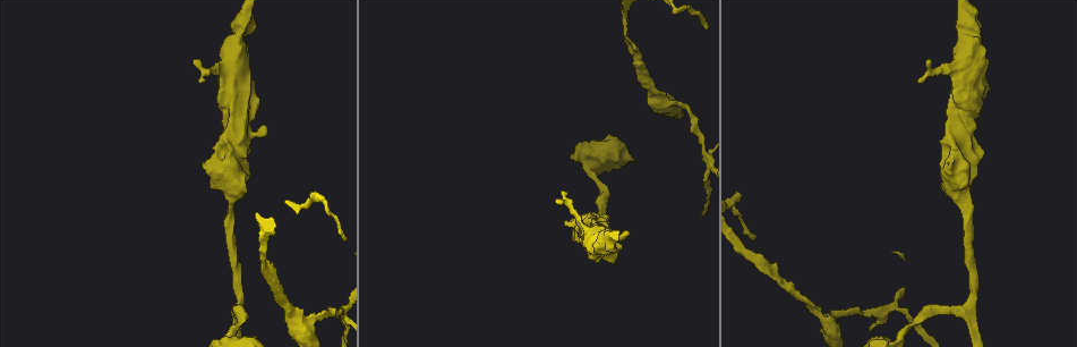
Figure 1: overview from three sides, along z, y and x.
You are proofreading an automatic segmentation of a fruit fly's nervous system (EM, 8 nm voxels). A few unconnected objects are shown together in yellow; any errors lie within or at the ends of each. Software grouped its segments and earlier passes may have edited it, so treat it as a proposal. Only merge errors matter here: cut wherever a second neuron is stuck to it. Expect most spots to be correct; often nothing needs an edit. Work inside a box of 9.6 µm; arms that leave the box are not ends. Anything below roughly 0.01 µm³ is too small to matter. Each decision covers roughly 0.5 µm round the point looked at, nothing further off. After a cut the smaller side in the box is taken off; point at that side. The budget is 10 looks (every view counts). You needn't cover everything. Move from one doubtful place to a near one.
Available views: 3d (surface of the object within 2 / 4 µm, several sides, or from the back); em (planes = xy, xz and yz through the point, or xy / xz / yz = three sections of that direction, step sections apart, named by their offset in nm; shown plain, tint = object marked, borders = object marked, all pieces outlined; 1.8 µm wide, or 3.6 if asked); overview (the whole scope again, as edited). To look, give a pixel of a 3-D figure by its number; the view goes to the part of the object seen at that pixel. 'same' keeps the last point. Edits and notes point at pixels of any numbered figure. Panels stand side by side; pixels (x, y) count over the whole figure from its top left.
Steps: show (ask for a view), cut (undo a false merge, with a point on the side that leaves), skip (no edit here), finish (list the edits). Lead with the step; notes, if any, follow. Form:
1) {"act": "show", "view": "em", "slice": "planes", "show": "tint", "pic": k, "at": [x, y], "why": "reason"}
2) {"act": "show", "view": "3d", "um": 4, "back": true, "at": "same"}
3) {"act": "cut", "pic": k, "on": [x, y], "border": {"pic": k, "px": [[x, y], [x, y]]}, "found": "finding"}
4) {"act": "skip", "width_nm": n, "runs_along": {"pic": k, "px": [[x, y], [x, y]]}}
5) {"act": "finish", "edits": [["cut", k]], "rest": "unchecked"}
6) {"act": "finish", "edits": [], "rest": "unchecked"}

{"act": "show", "view": "3d", "um": 4, "pic": 1, "at": [914, 324], "why": "narrows sharply"}

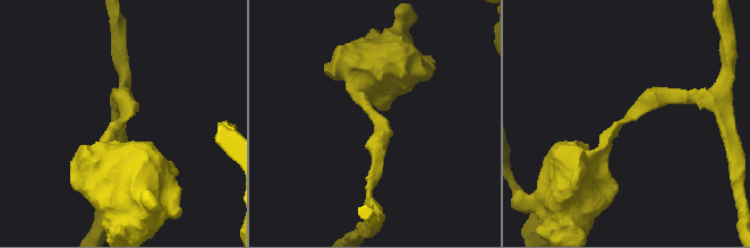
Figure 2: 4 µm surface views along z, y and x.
{"act": "show", "view": "em", "slice": "planes", "show": "tint", "pic": 2, "at": [625, 121], "arm_widths_nm": [180, 280]}

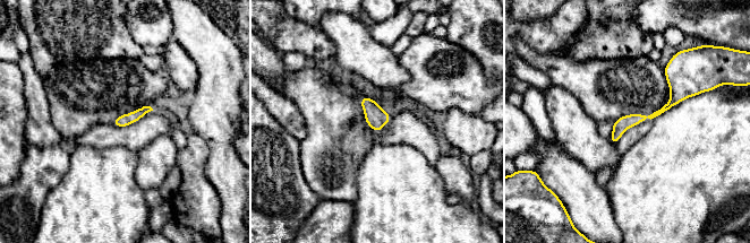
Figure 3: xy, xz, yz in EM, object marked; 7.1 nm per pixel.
{"act": "skip", "runs_along": {"pic": 3, "px": [[689, 87], [613, 138]]}, "found": "one neuron here"}

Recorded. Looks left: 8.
{"act": "show", "view": "em", "slice": "yz", "step": 8, "show": "tint", "pic": 1, "at": [660, 101], "why": "side arm on a straight run"}

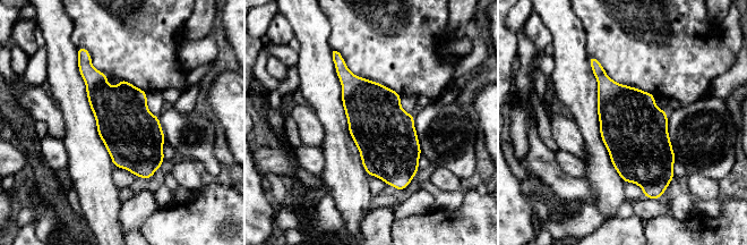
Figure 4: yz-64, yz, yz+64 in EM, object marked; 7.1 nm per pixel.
{"act": "show", "view": "em", "slice": "planes", "show": "tint", "at": "same"}

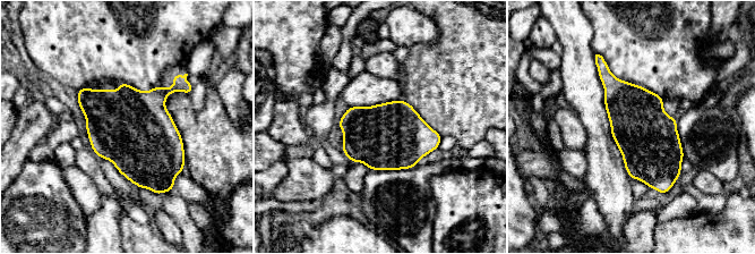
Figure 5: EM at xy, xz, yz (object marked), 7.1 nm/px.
{"act": "skip", "found": "all the same neuron"}

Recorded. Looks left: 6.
{"act": "show", "view": "em", "slice": "planes", "show": "tint", "pic": 1, "at": [316, 195], "why": "sharp bend"}

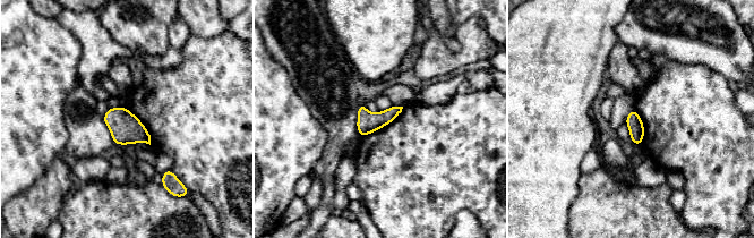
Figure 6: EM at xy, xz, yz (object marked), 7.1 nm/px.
{"act": "skip", "found": "all the same neuron"}

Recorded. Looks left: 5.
{"act": "show", "view": "em", "um": 3.6, "slice": "xz", "step": 8, "show": "tint", "pic": 1, "at": [242, 28], "why": "thick turns thin"}

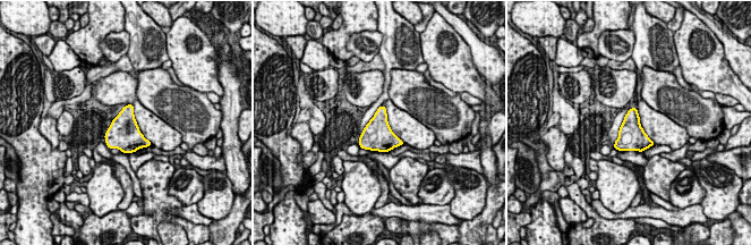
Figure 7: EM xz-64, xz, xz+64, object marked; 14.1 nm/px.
{"act": "skip", "found": "continuous, no second neuron"}

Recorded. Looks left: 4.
{"act": "finish", "edits": [], "rest": "unchecked"}

